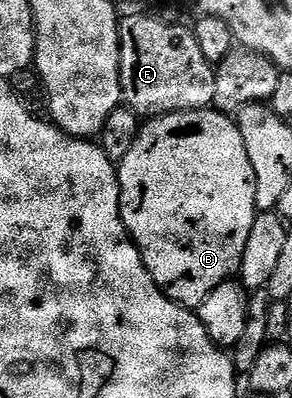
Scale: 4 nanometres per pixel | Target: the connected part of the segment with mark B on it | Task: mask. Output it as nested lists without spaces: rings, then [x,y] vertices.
[[[216,108],[203,110],[180,110],[174,114],[163,114],[160,118],[150,118],[137,131],[127,156],[117,166],[117,179],[121,185],[121,219],[129,230],[129,236],[141,254],[143,264],[149,269],[153,283],[173,302],[181,306],[199,308],[207,296],[224,282],[230,281],[240,271],[243,254],[247,248],[247,240],[259,213],[257,209],[257,177],[251,164],[251,156],[247,156],[247,144],[243,144],[243,136],[236,121],[228,113]]]

